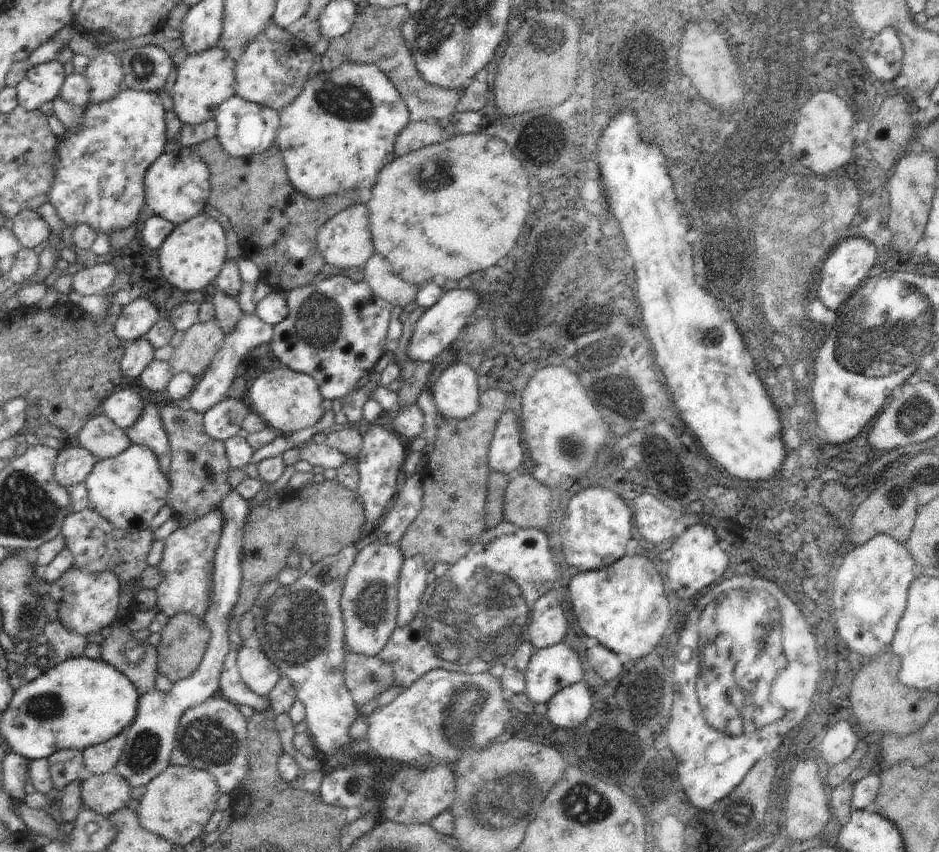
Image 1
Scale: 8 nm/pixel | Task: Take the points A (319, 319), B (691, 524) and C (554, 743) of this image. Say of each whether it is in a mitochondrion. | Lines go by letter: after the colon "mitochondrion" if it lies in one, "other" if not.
A: mitochondrion
B: other
C: other

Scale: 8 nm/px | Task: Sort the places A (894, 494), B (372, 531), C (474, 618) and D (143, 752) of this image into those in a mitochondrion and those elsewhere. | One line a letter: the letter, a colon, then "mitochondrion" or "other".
A: mitochondrion
B: other
C: mitochondrion
D: mitochondrion

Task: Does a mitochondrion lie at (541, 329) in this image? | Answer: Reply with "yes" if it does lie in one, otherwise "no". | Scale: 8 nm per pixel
yes

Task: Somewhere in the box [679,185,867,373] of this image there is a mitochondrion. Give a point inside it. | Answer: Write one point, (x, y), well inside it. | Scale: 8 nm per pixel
(731, 279)

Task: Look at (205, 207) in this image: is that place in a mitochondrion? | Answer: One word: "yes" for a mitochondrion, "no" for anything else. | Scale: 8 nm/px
no

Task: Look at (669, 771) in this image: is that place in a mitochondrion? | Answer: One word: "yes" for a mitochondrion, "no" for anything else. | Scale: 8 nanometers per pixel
yes

